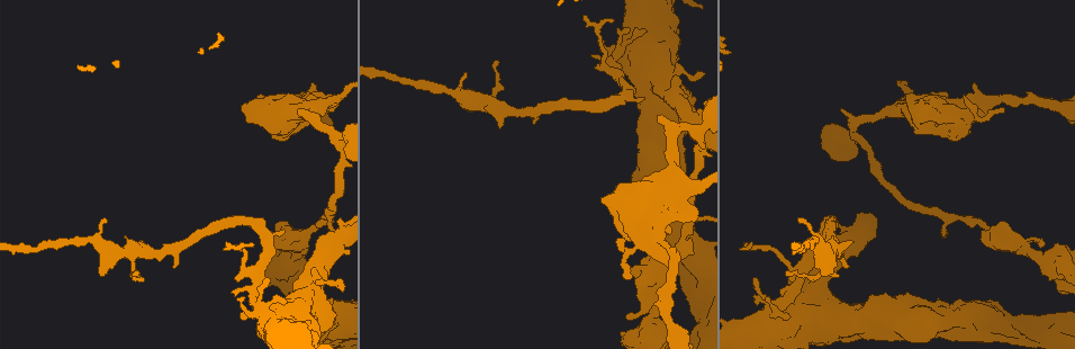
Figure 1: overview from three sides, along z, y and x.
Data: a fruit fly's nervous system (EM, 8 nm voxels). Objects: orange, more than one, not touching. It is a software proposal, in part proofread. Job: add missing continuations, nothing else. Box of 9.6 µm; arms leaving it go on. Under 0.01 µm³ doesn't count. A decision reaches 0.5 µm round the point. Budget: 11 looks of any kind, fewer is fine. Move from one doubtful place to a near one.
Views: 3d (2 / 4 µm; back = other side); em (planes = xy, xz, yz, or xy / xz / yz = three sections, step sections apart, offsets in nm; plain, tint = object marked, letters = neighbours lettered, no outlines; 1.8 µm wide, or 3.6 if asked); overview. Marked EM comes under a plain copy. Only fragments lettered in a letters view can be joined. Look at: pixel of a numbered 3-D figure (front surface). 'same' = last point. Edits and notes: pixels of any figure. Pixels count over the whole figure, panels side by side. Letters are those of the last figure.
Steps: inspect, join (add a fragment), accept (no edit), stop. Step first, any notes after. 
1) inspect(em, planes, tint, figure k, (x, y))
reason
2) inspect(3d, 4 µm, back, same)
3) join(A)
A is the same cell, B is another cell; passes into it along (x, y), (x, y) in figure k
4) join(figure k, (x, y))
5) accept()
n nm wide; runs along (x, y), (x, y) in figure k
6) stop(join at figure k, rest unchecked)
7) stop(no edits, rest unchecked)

inspect(3d, 4 µm, figure 1, (649, 228))
sharp bend

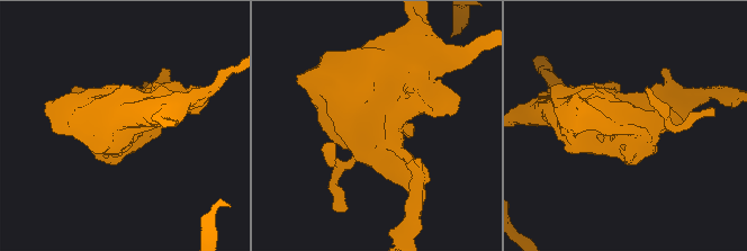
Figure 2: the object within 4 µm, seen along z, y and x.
inspect(em, 3.6 µm, planes, tint, figure 2, (377, 126))
now the EM

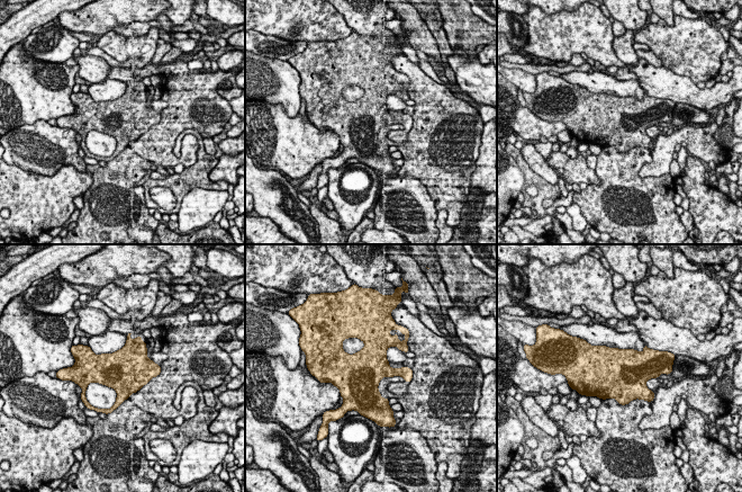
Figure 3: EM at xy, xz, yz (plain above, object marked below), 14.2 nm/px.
inspect(em, 3.6 µm, planes, letters, same)

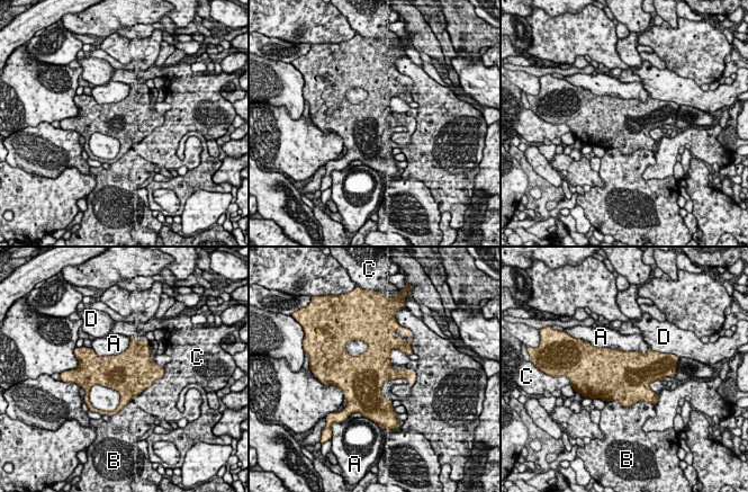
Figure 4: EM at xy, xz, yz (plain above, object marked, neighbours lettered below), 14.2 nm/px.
accept()
A, B, C and D are other cells; none of them fits

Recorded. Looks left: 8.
inspect(3d, 2 µm, figure 1, (693, 133))
abrupt turn

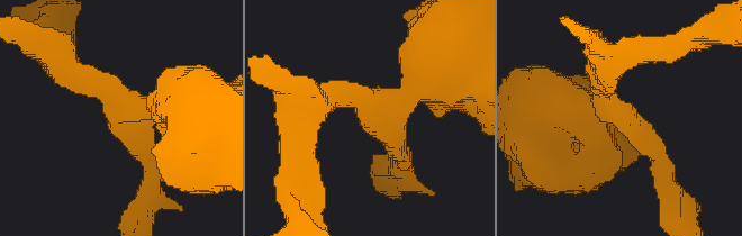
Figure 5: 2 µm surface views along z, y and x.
inspect(em, yz, step 8, tint, figure 5, (121, 120))
3 arms; arms of 180, 240, 460 nm

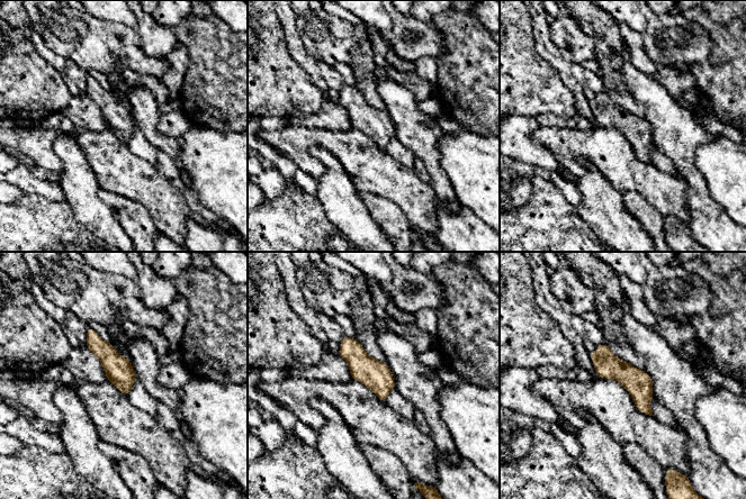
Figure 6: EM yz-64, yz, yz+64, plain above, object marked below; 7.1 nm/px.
inspect(em, planes, letters, same)
cut it another way

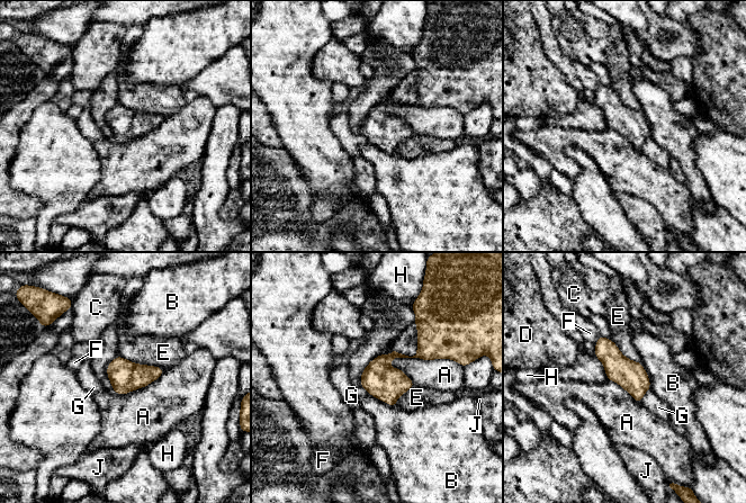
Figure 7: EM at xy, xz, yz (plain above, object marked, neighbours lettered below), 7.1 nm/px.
accept()
200 nm wide; A, B, C, D, E, F, G, H and J are other cells; border along (452, 359), (394, 358), (387, 364) in figure 7; no lettered fragment goes on from it

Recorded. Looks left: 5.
inspect(3d, 4 µm, figure 1, (622, 51))
thick turns thin

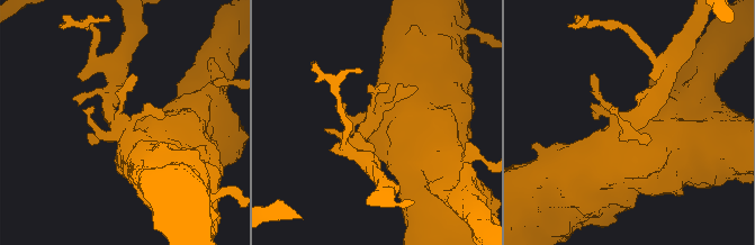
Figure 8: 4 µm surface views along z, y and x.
inspect(em, 3.6 µm, xz, step 4, tint, figure 8, (372, 120))
now the EM

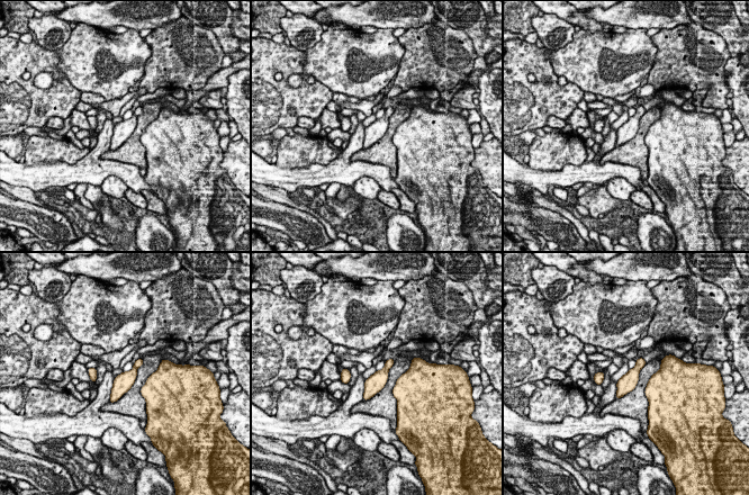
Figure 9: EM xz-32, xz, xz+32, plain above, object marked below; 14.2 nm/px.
inspect(em, 3.6 µm, planes, letters, same)

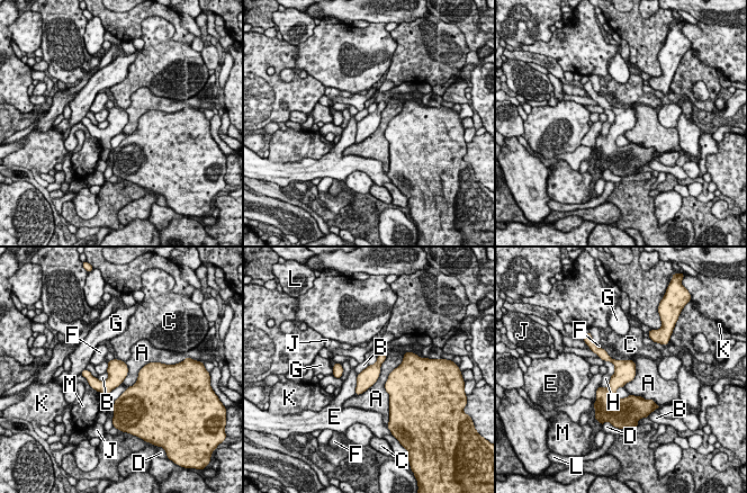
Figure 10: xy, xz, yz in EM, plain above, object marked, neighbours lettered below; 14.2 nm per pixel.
accept()
A touches over 800 nm; A, B, C, D, E, F, G, H, J, K, L and M are other cells; runs along (599, 350), (618, 366), (612, 397), (620, 405) in figure 10; no lettered fragment goes on from it

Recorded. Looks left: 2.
inspect(em, yz, step 8, tint, figure 1, (627, 318))
thin end

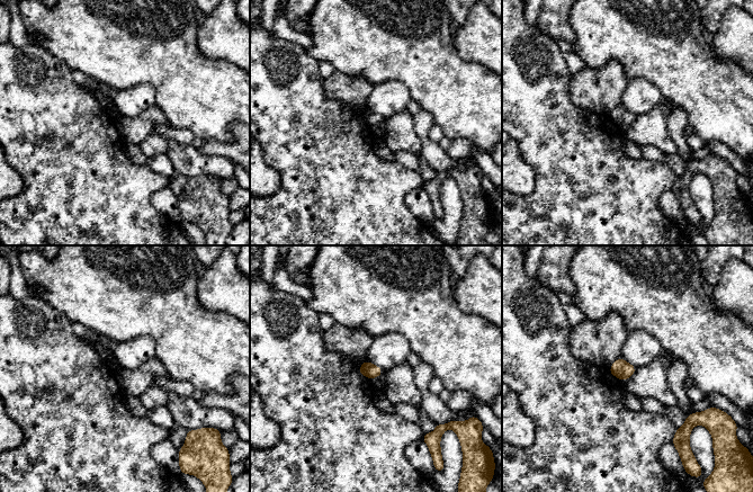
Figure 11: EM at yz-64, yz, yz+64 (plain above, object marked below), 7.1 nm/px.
inspect(em, planes, letters, same)
cut it another way

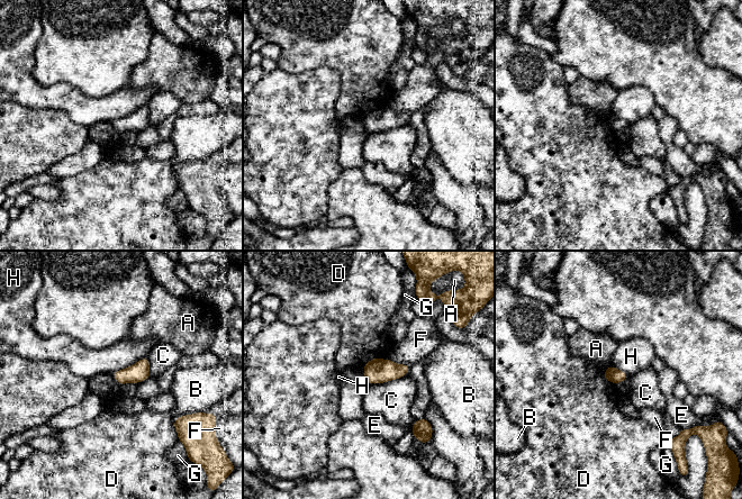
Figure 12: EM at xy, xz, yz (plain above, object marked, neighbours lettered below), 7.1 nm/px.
accept()
H touches over 280 nm; A, B, C, D, E, F, G and H are other cells; border along (146, 356), (111, 374) in figure 12; no lettered fragment goes on from it

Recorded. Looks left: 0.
stop(no edits, rest unchecked)

